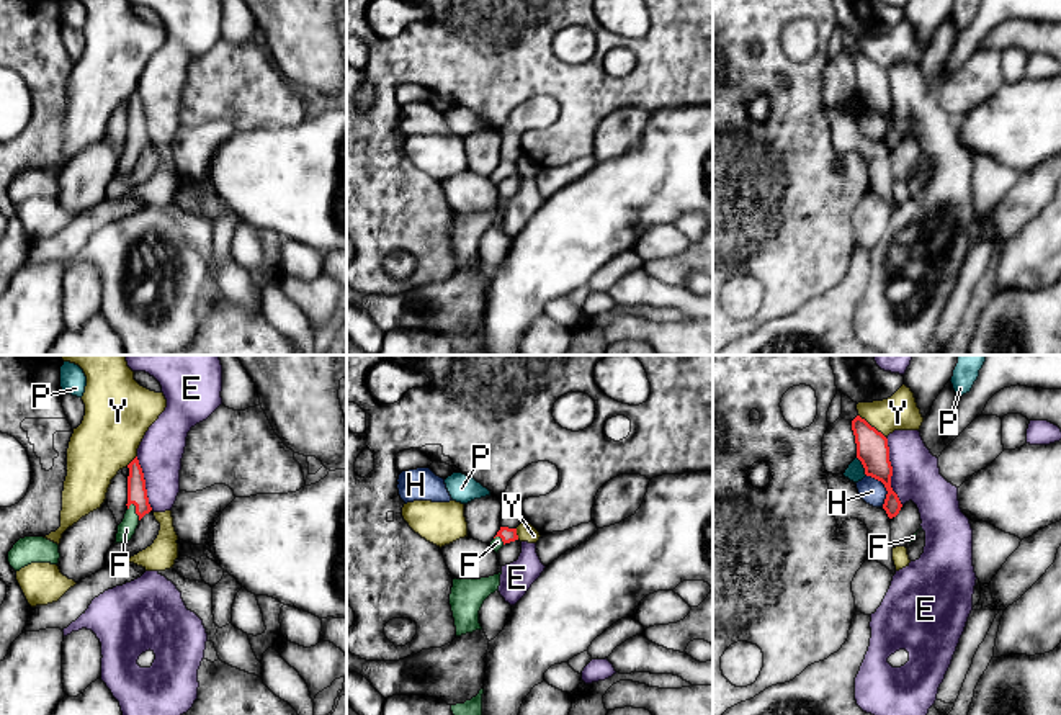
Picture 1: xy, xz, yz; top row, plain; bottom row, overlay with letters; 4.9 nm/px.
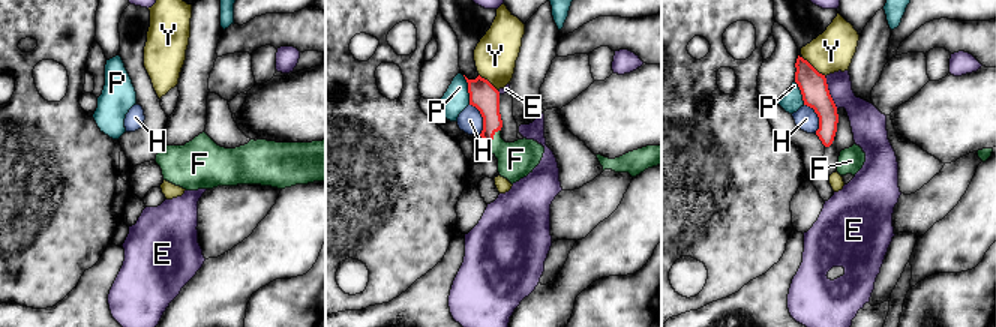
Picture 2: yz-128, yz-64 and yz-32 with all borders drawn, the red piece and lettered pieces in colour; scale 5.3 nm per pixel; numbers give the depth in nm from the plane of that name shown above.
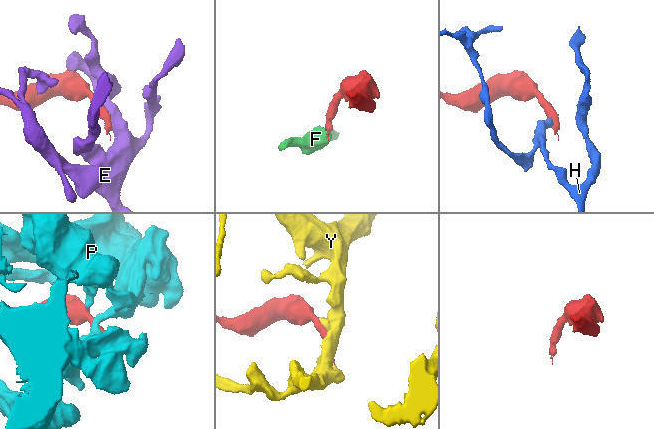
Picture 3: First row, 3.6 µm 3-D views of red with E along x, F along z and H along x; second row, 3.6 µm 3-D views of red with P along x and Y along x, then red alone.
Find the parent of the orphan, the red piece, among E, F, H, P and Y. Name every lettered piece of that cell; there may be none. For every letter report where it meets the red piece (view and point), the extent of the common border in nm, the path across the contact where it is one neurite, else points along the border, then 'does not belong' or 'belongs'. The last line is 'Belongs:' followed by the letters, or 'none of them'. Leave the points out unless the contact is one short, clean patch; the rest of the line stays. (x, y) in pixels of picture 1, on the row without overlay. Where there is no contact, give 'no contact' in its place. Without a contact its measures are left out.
E: meets red in yz at (891, 105); contact 340 nm long; does not belong
F: meets red in xy at (136, 144); contact 100 nm long; runs through xy (136, 118), (136, 144), (126, 162); belongs
H: meets red in yz at (885, 120); contact 180 nm long; does not belong
P: meets red in yz at (864, 100); contact 110 nm long; border along yz (857, 90), (867, 108); does not belong
Y: meets red in yz at (870, 59); contact 180 nm long; does not belong
Belongs: F

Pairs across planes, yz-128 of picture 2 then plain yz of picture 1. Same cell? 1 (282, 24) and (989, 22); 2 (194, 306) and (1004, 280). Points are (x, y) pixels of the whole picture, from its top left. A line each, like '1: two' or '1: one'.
1: two
2: one

